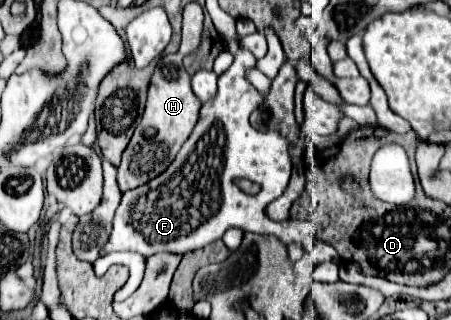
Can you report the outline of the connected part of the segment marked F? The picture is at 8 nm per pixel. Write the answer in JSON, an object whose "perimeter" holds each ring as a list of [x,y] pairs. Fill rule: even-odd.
{"perimeter":[[[227,40],[227,50],[235,56],[235,60],[233,60],[231,68],[219,76],[217,98],[213,98],[213,102],[203,104],[201,114],[199,114],[199,122],[197,122],[193,134],[183,144],[183,150],[177,154],[177,158],[169,166],[169,170],[165,170],[165,174],[153,178],[151,182],[147,182],[139,188],[127,190],[123,194],[123,200],[117,208],[117,214],[113,220],[113,230],[111,230],[111,236],[109,236],[109,242],[103,250],[103,254],[115,252],[115,250],[137,252],[141,256],[151,256],[157,252],[185,254],[189,250],[197,250],[197,248],[203,248],[203,246],[219,240],[225,234],[225,230],[231,226],[241,228],[243,232],[273,234],[273,236],[281,238],[281,242],[285,242],[285,244],[301,242],[305,248],[305,240],[311,238],[307,234],[307,220],[291,220],[289,218],[283,222],[273,222],[265,216],[265,206],[271,200],[279,198],[279,194],[283,194],[287,184],[289,184],[289,178],[291,178],[291,152],[289,152],[291,142],[277,130],[259,132],[249,124],[249,114],[265,102],[263,94],[257,88],[253,88],[253,84],[245,76],[247,70],[257,66],[257,58],[253,54],[247,54],[247,50],[241,50],[237,40]],[[239,176],[261,184],[263,186],[261,192],[255,196],[241,192],[233,184],[233,178],[239,178]]]}

